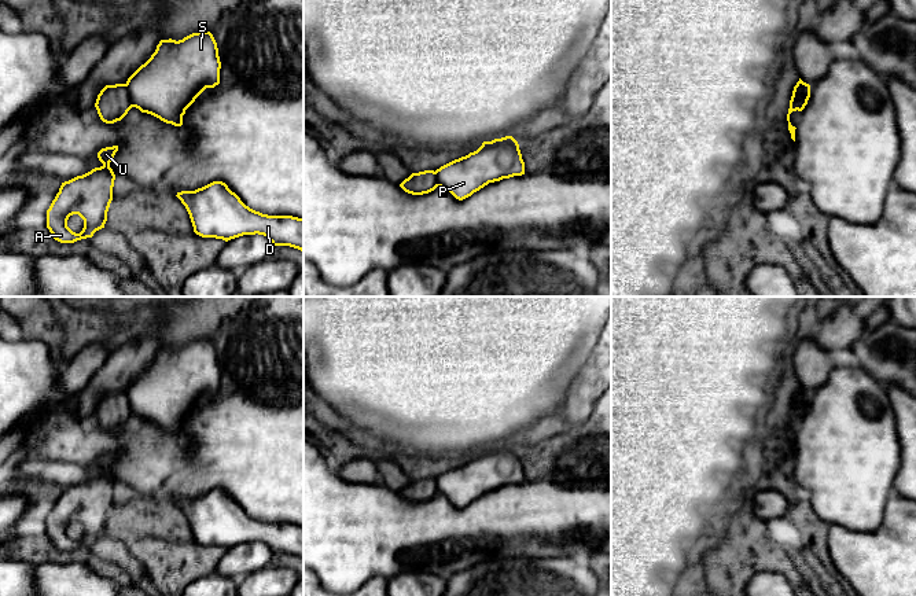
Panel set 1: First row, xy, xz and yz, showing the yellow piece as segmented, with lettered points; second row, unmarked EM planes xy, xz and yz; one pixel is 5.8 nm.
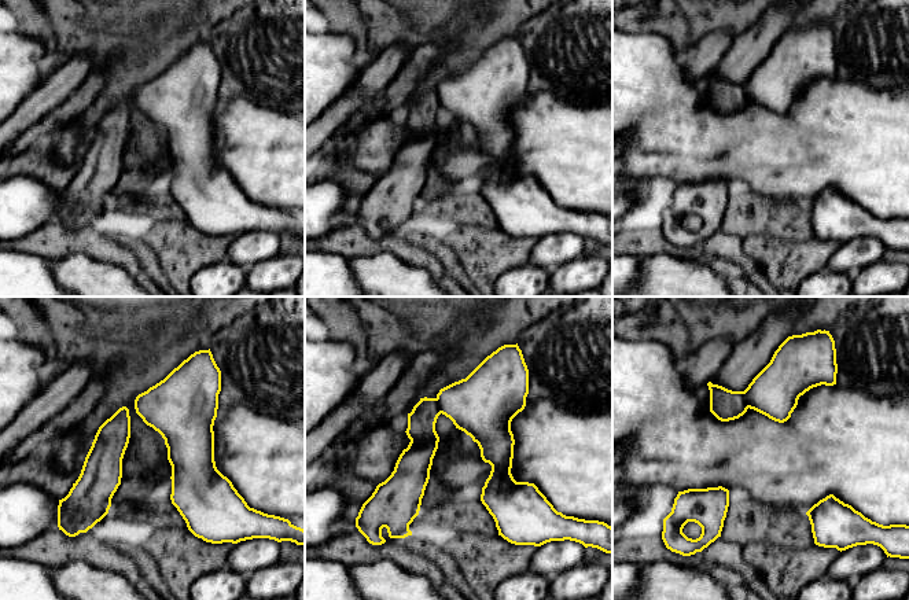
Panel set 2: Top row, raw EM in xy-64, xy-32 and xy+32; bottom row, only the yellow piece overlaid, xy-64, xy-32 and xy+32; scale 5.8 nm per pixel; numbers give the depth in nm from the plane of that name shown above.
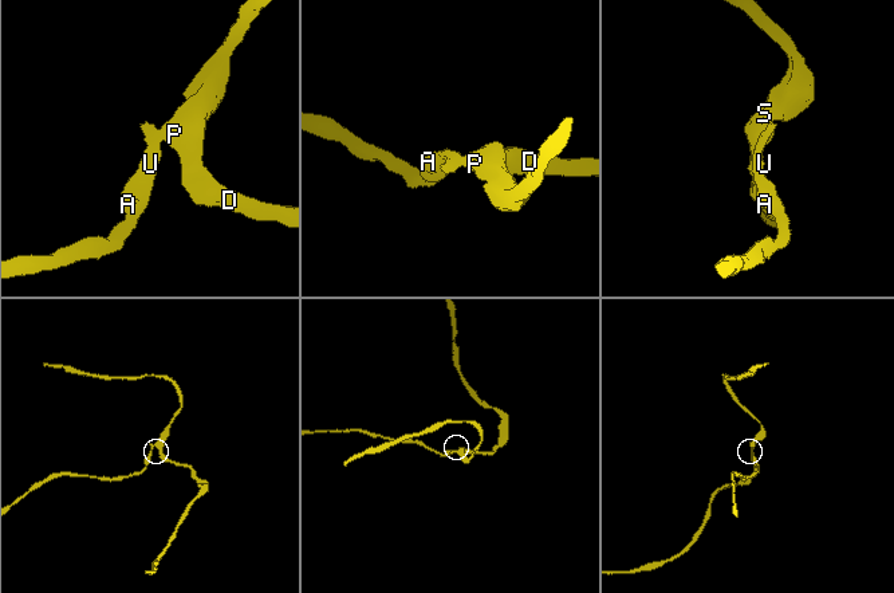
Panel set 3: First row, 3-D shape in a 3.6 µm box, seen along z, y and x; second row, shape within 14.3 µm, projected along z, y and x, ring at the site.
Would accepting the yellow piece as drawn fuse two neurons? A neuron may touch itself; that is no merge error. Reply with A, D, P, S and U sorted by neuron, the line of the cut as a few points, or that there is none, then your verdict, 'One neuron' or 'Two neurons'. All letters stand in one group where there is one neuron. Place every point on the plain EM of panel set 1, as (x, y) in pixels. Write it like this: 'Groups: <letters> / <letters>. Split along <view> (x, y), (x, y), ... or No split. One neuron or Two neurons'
Groups: A U / D P S. Split along xy (124, 392), (133, 414). Two neurons

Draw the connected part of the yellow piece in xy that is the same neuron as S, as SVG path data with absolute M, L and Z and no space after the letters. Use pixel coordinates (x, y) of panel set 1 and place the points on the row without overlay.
M210 339L192 341L183 347L161 347L151 365L126 389L132 413L166 431L183 433L185 417L206 397L220 391L221 369Z

